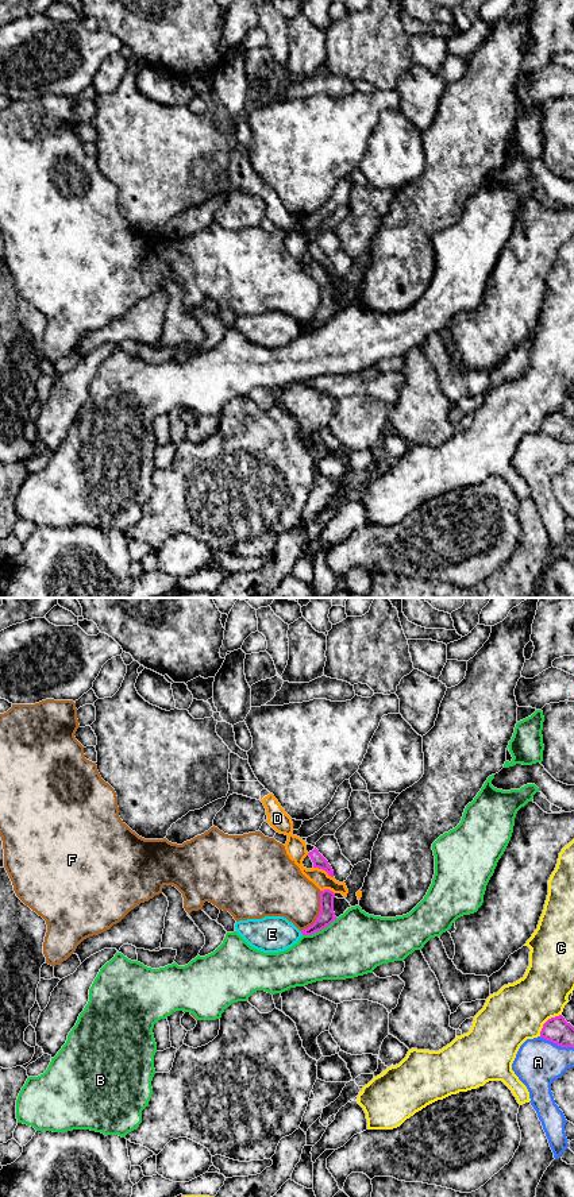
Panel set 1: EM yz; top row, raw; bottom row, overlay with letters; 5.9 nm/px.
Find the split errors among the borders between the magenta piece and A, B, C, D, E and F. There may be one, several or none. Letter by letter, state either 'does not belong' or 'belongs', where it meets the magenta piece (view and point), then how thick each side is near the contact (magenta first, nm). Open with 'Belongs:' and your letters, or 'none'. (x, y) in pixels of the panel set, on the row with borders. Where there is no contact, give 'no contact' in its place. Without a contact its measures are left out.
Belongs: none
A: does not belong; contact yz (557, 1043); calibres 160 and 280 nm
B: does not belong; contact yz (319, 930); calibres 100 and 380 nm
C: does not belong; contact yz (546, 1022); calibres 160 and 340 nm
D: does not belong; contact yz (323, 869); calibres 80 and 120 nm
E: does not belong; contact yz (301, 933); calibres 100 and 220 nm
F: does not belong; contact yz (319, 912); calibres 100 and 300 nm

